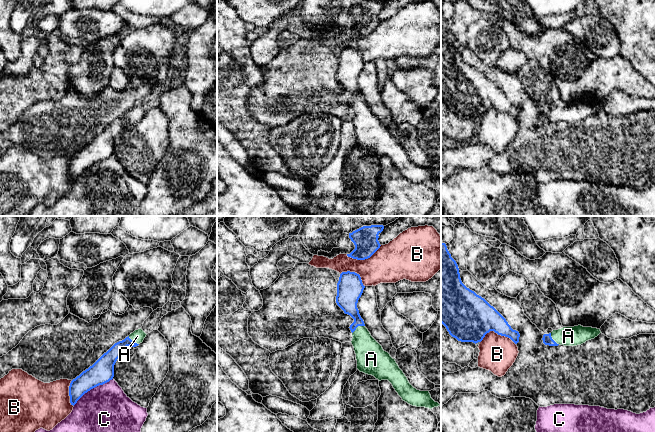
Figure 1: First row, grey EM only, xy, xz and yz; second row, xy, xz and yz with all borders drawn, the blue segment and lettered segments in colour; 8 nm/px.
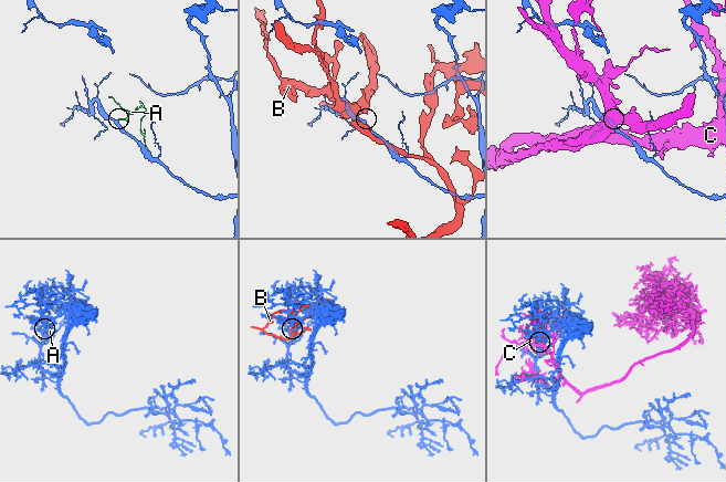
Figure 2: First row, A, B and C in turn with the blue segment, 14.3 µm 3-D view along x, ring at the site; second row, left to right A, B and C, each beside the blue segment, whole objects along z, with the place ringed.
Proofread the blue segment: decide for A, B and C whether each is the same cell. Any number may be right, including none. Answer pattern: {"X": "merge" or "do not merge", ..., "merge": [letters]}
{"A": "merge", "B": "do not merge", "C": "do not merge", "merge": ["A"]}

